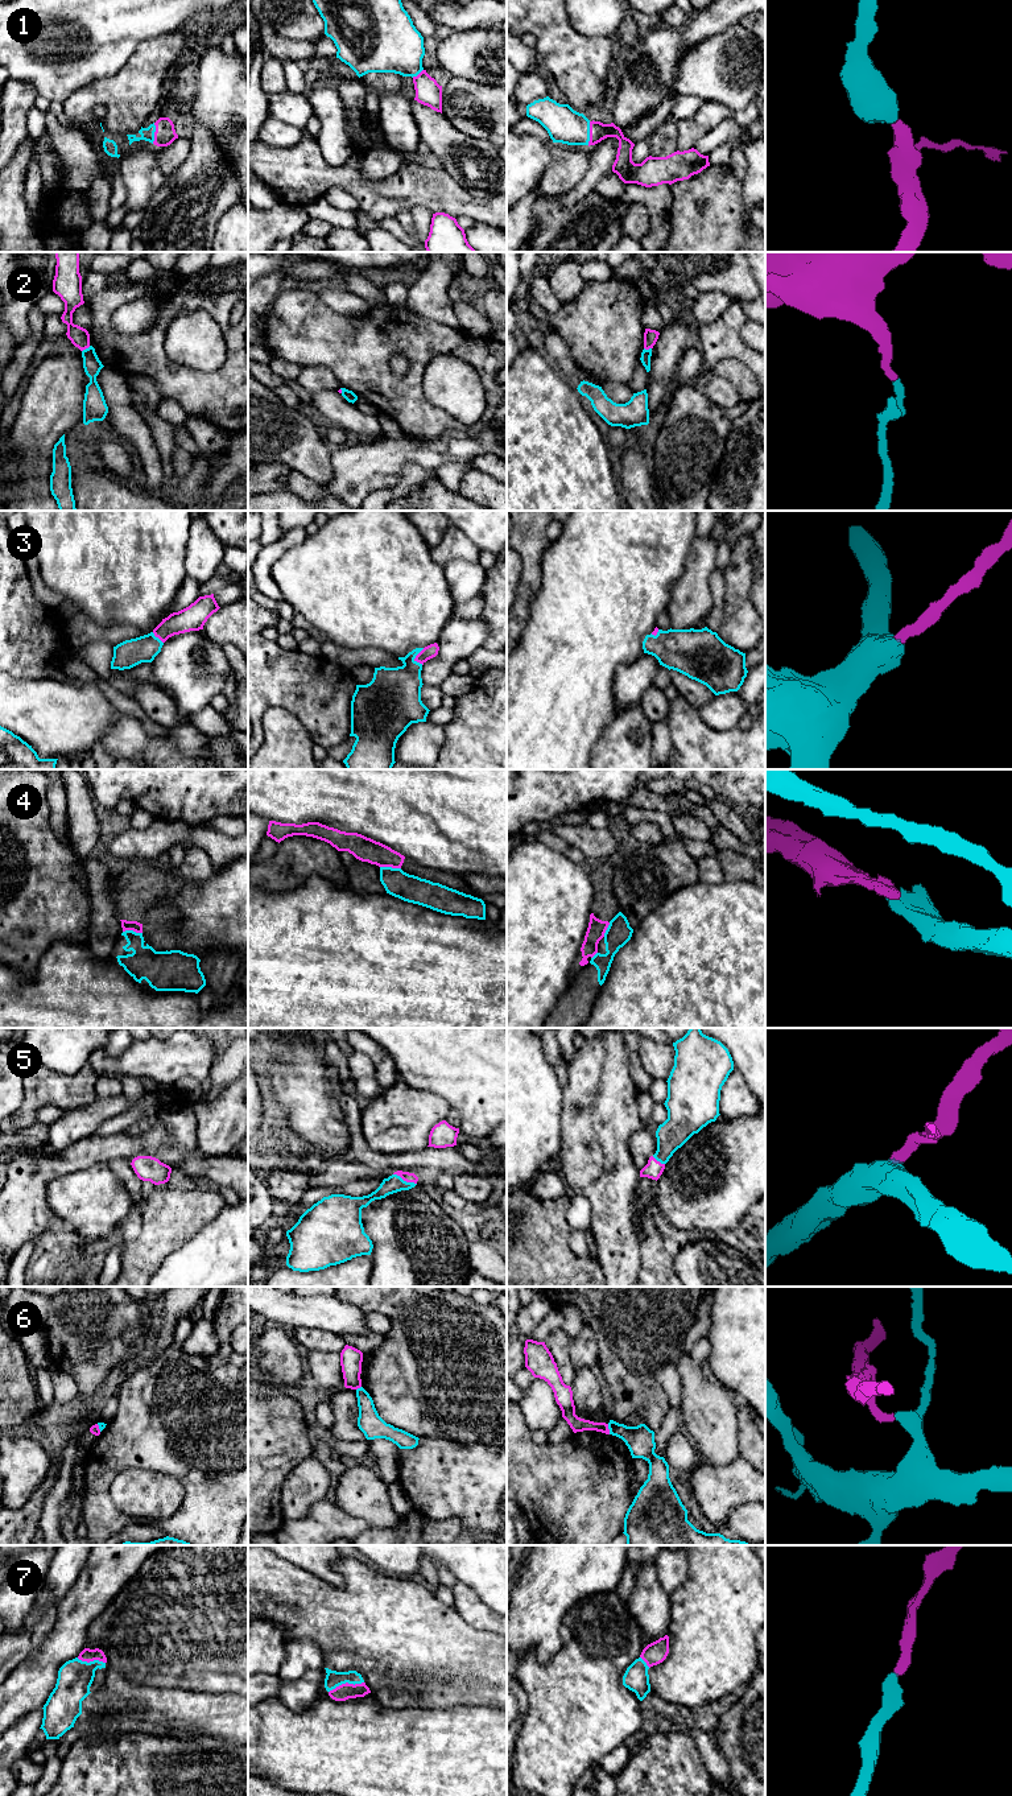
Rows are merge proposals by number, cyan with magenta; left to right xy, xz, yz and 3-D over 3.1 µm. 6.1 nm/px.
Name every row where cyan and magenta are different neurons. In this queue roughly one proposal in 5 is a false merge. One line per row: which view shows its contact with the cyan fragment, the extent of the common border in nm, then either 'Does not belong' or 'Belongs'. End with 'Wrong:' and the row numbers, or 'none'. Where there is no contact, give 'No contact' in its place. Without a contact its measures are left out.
1: Touches cyan in yz. Shared border 140 nm. Belongs
2: Touches cyan in xy. Shared border 70 nm. Does not belong
3: Touches cyan in xz. Shared border 110 nm. Belongs
4: Touches cyan in xz. Shared border 130 nm. Does not belong
5: Touches cyan in xz. Shared border 160 nm. Belongs
6: Touches cyan in yz. Shared border 70 nm. Does not belong
7: Touches cyan in xz. Shared border 220 nm. Belongs
Wrong: 2, 4, 6

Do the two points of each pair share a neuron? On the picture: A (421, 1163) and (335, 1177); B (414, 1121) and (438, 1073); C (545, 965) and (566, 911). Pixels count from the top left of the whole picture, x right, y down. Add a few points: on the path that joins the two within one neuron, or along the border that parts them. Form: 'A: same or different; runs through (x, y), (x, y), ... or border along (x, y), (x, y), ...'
A: same; runs through (400, 1163), (356, 1165)
B: different; border along (400, 1081), (440, 1095), (451, 1107)
C: same; runs through (545, 952), (545, 932), (553, 924)

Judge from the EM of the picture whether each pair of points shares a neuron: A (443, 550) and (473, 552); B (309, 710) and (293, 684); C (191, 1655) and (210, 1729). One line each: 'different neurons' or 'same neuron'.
A: same neuron
B: same neuron
C: same neuron

